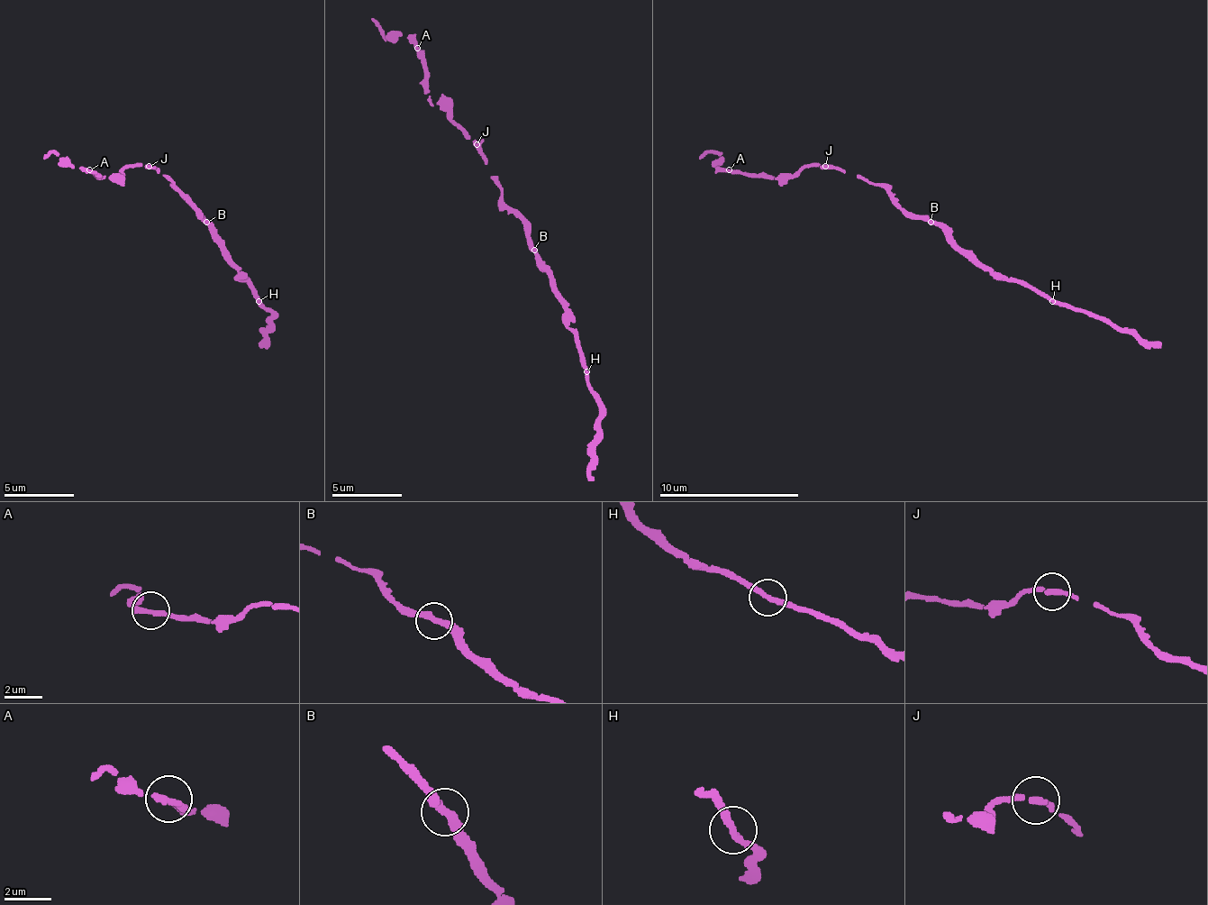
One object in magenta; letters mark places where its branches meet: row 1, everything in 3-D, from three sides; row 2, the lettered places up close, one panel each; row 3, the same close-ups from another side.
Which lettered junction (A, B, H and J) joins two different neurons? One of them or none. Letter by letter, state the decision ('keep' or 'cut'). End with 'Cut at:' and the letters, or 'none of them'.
A: keep
B: keep
H: keep
J: keep
Cut at: none of them

